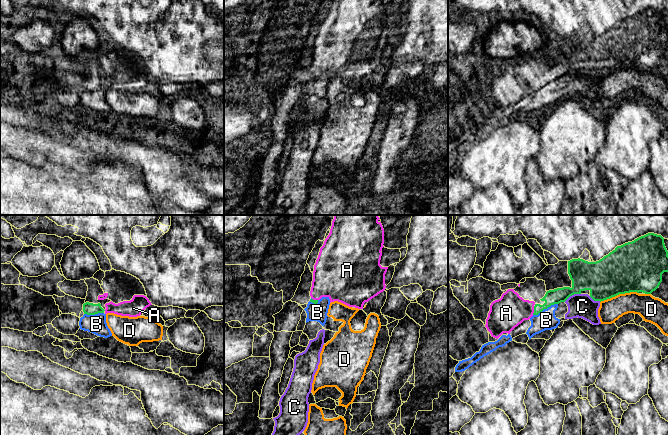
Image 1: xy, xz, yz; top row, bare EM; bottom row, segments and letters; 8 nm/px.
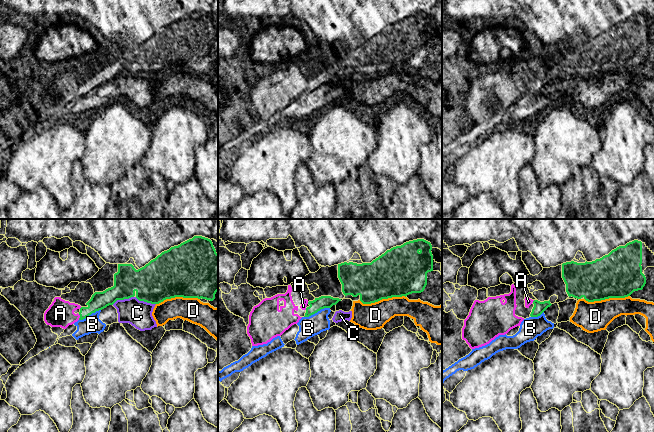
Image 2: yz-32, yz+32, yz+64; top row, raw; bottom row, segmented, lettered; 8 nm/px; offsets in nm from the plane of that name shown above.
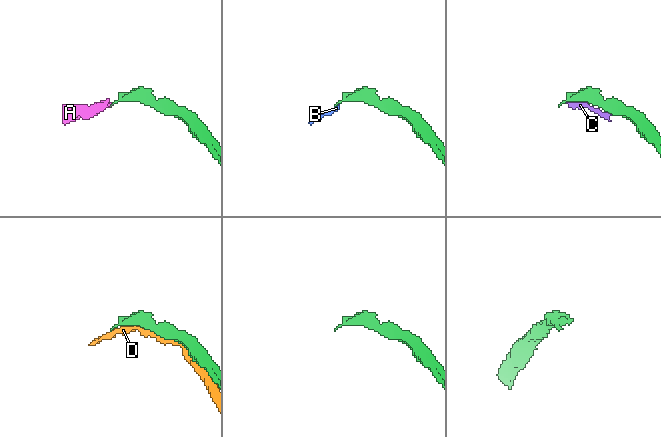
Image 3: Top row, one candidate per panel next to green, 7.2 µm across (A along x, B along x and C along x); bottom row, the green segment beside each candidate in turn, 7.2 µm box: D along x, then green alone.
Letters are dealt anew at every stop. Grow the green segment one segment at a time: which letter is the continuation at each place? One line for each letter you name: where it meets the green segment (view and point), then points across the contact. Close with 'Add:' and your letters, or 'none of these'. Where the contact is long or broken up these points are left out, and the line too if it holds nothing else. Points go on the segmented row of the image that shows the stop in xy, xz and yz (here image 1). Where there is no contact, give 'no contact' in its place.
A: yz (534, 310) | across yz (556, 296), (544, 306), (534, 310), (510, 310), (506, 313)
Add: A

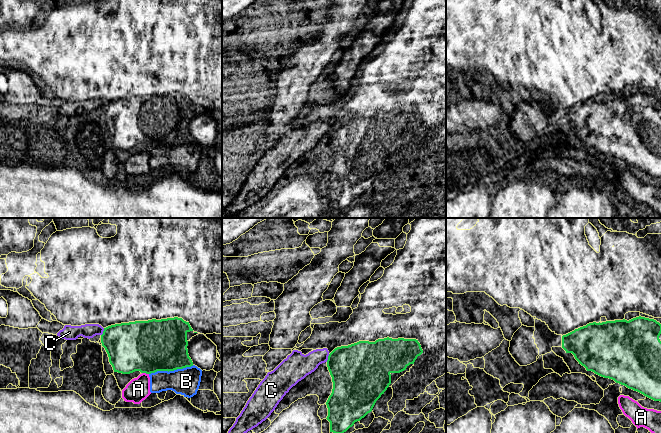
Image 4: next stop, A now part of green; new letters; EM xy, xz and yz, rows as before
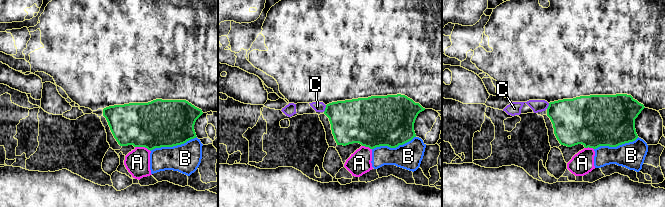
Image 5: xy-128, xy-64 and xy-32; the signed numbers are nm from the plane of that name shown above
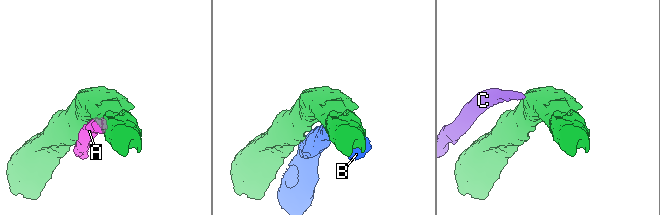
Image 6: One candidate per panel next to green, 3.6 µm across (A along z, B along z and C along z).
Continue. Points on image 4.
Add: none of these

